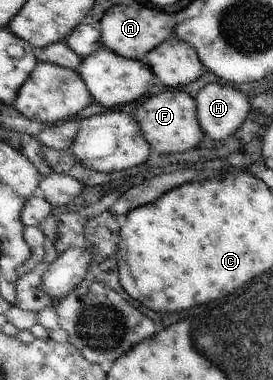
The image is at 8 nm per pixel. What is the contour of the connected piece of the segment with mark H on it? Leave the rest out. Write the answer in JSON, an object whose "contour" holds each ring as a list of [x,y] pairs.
{"contour":[[[219,83],[203,87],[195,97],[202,131],[217,142],[233,136],[245,123],[251,100],[244,93]]]}

